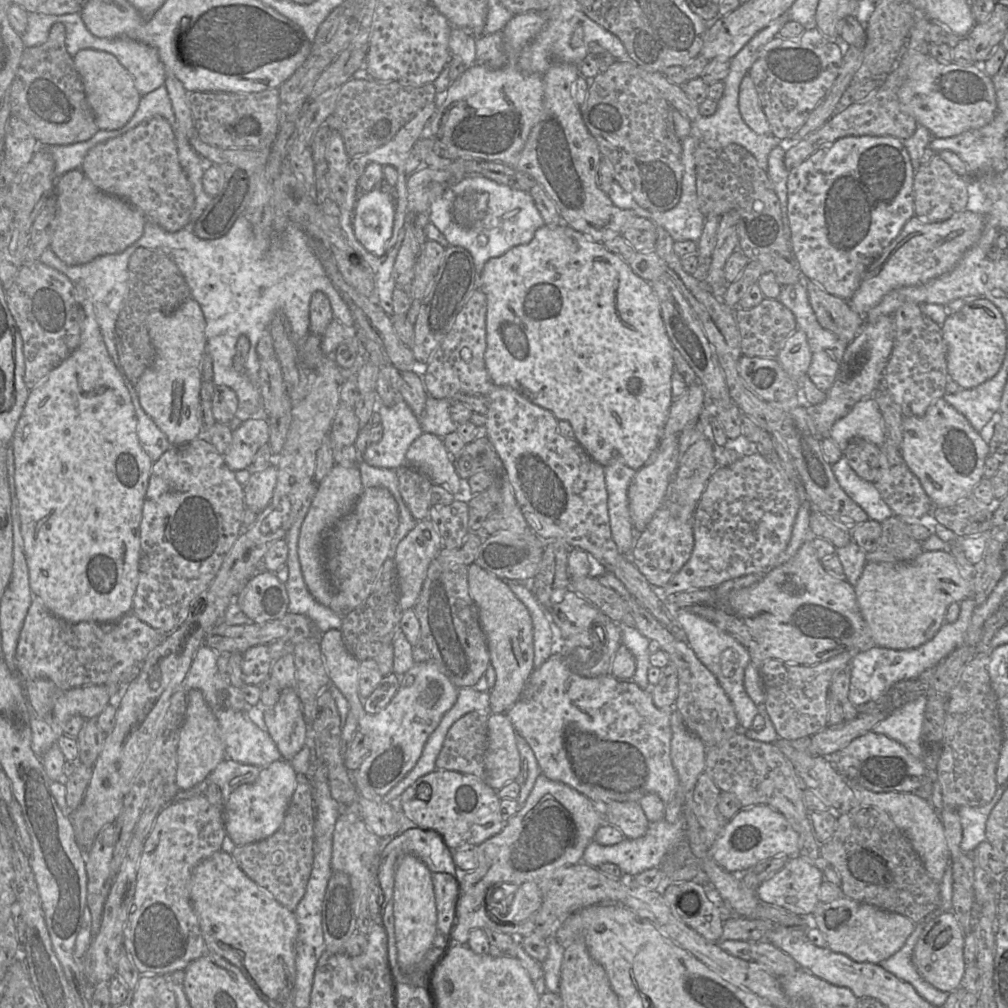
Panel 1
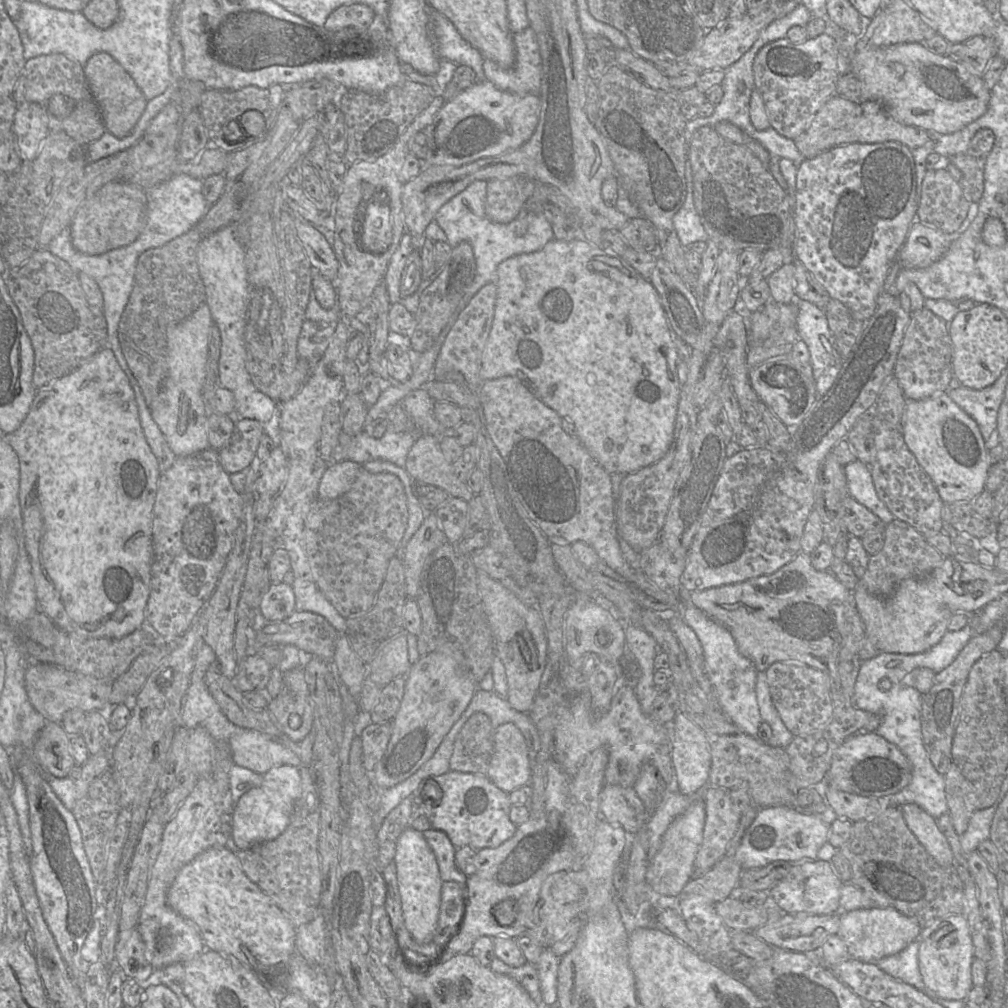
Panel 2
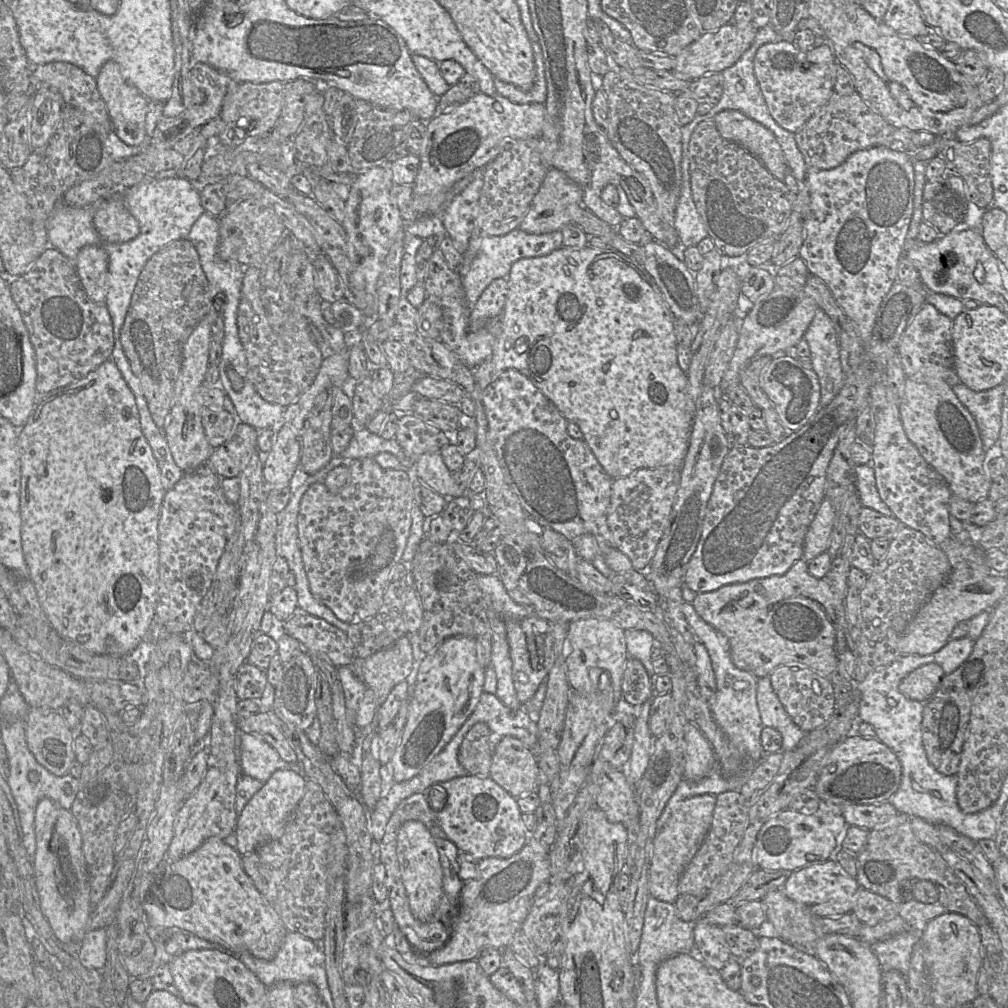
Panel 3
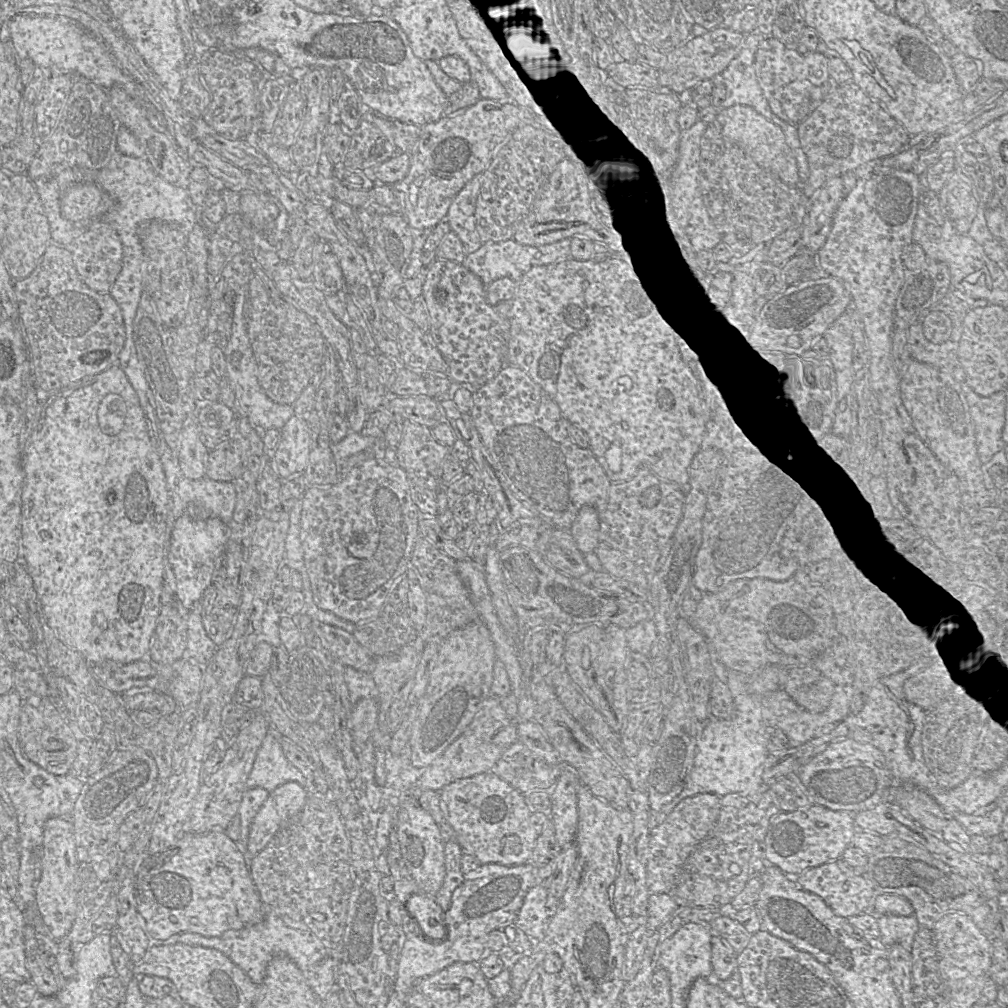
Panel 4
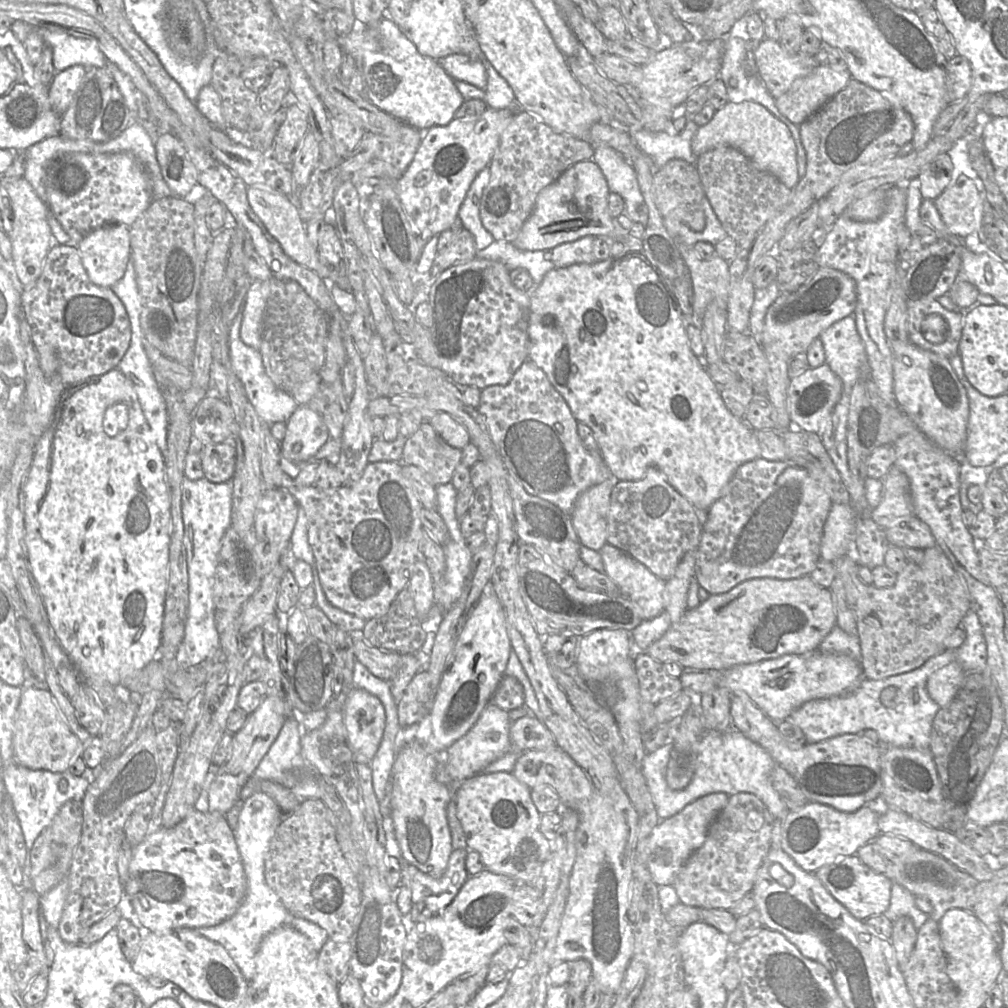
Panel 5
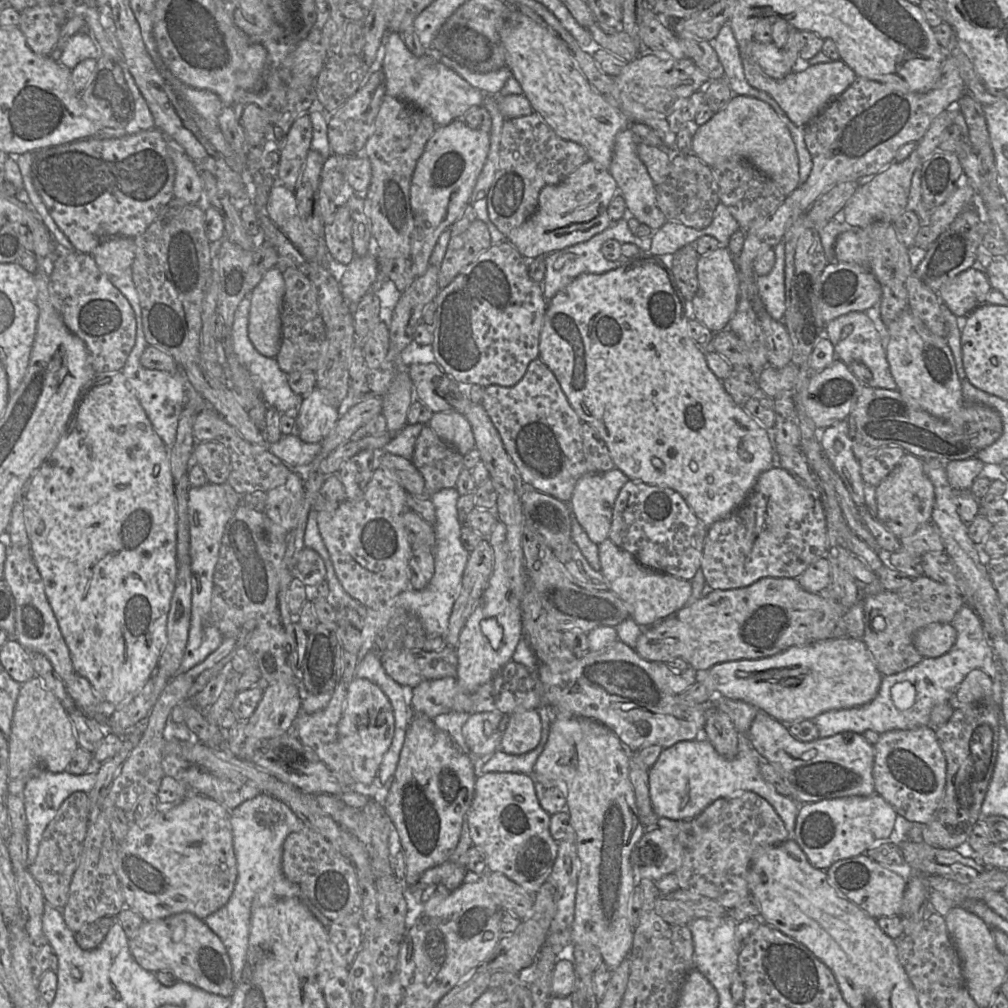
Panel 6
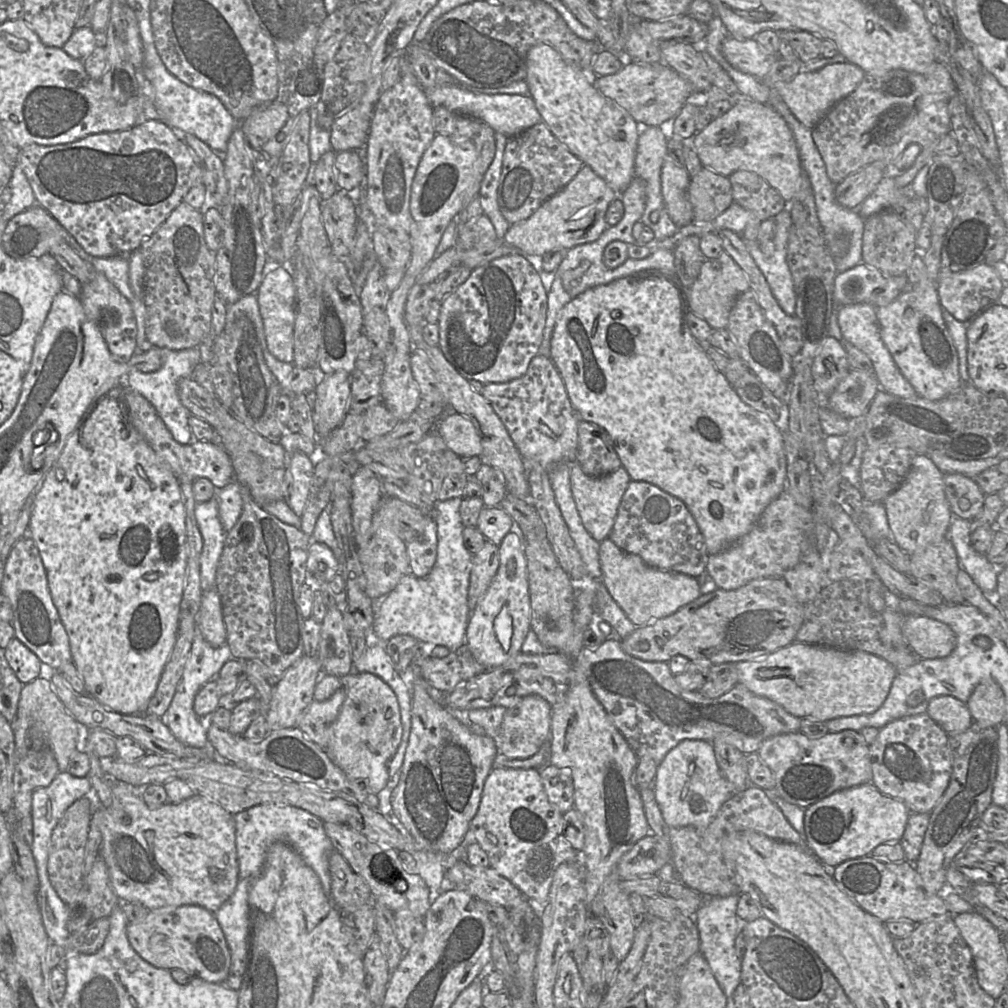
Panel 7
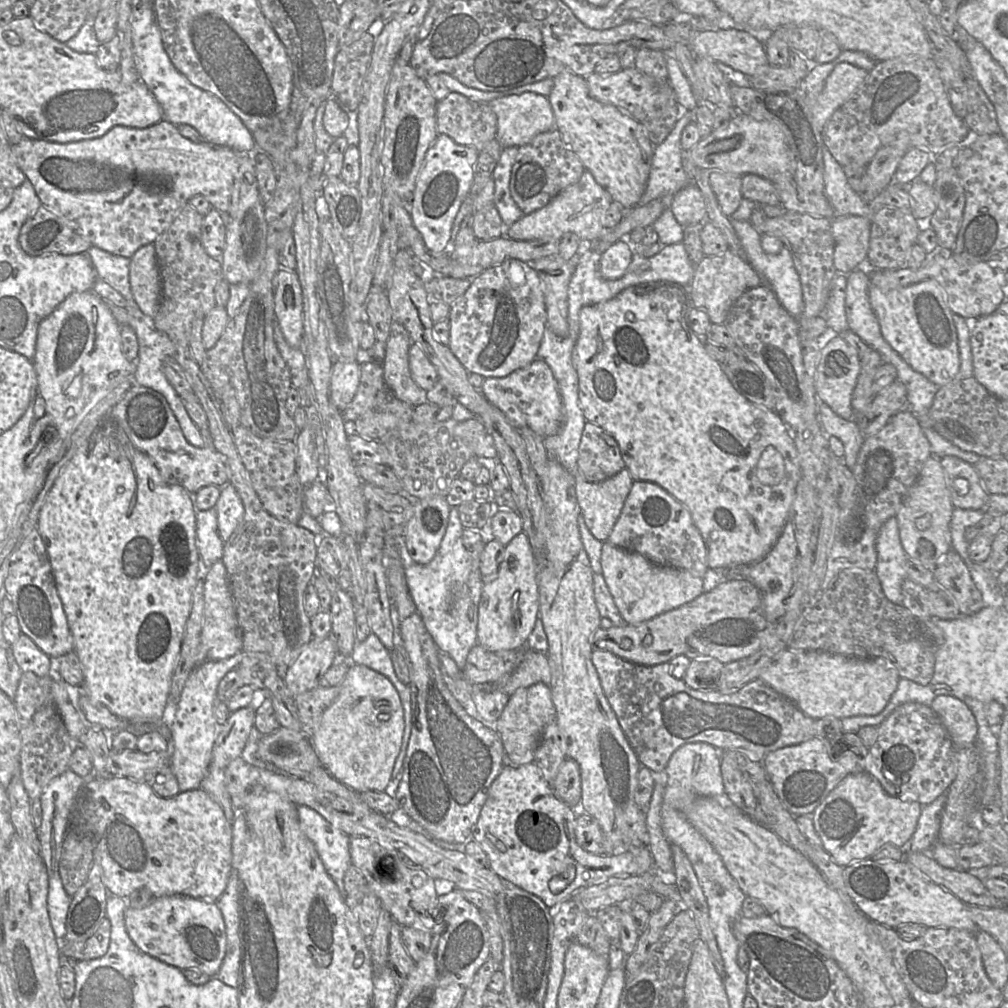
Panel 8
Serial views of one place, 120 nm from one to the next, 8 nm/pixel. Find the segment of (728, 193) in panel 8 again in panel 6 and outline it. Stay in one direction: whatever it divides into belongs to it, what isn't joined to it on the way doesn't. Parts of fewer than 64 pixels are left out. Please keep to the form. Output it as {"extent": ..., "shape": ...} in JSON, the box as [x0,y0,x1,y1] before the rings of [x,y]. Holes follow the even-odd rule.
{"extent":[655,153,720,229],"shape":[[[678,153],[671,156],[671,171],[667,179],[655,185],[657,207],[667,220],[680,222],[694,229],[708,227],[720,203],[718,185],[711,168],[693,153]]]}

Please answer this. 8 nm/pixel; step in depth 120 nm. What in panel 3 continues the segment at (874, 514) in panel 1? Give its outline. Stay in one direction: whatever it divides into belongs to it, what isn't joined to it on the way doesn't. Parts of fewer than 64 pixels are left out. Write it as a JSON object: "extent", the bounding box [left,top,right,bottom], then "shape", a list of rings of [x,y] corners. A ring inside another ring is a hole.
{"extent":[855,463,893,516],"shape":[[[872,463],[855,466],[855,486],[862,505],[885,516],[893,516],[890,508],[882,501],[878,493]]]}

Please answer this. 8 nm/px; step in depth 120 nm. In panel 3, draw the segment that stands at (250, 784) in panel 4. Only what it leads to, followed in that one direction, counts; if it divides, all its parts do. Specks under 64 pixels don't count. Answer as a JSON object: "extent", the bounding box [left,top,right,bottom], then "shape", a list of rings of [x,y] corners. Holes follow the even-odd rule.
{"extent":[236,733,308,783],"shape":[[[241,733],[236,739],[242,774],[266,783],[277,770],[292,770],[308,778],[301,765],[284,761],[266,741],[251,734]]]}

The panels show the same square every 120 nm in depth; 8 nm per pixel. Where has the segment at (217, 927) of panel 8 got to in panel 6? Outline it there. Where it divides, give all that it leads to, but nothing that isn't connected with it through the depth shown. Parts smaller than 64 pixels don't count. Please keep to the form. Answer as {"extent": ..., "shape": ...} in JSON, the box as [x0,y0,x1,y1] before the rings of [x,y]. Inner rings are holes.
{"extent":[129,912,235,998],"shape":[[[191,912],[143,921],[129,939],[129,947],[134,960],[146,971],[154,974],[162,970],[169,971],[179,981],[223,997],[231,998],[235,990],[232,965],[225,946],[205,921]]]}

